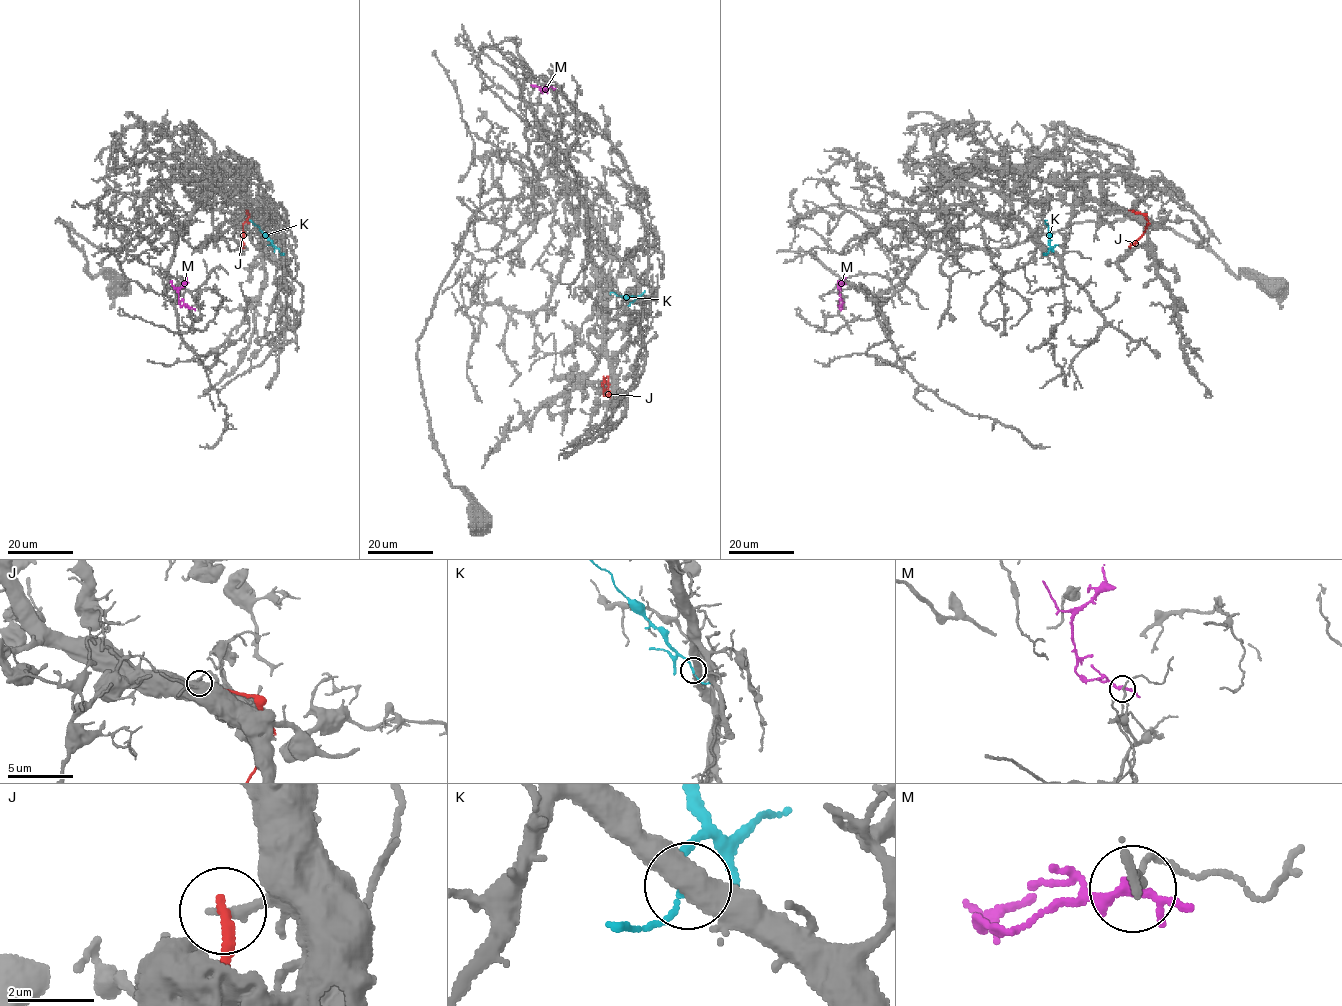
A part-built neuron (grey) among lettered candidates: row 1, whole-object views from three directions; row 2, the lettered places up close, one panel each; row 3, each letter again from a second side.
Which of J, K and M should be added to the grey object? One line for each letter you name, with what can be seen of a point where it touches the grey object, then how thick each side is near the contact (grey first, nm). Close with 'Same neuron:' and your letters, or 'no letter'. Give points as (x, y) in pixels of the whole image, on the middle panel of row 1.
Same neuron: no letter

